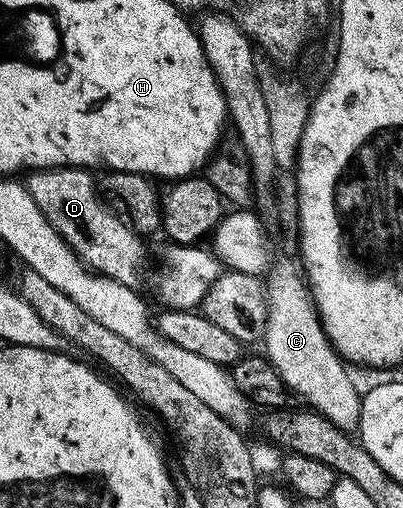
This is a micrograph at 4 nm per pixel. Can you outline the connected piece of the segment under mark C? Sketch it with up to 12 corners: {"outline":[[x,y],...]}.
{"outline":[[278,264],[265,355],[304,405],[354,431],[362,408],[308,285]]}

